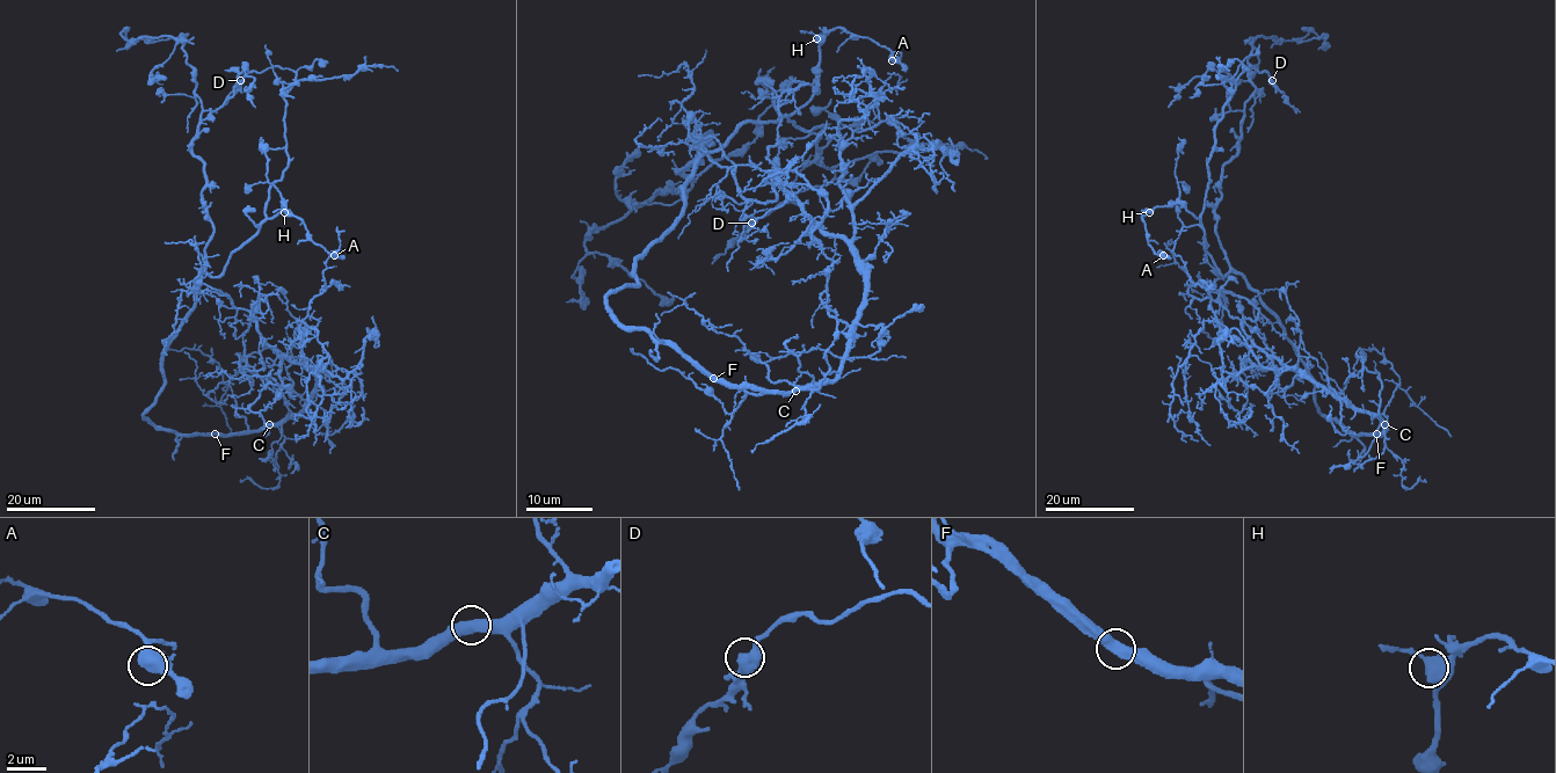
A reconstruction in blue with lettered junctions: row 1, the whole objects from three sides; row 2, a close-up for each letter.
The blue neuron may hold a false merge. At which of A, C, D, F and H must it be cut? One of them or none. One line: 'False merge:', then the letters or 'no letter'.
False merge: no letter

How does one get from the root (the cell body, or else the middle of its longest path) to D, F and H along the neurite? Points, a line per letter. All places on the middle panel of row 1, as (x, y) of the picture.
D: (609, 294), (637, 284), (697, 161), (743, 123), (823, 126), (835, 176), (751, 223)
F: (609, 294), (606, 310), (620, 323), (647, 329), (656, 340), (671, 341), (713, 378)
H: (609, 294), (637, 284), (635, 261), (683, 211), (704, 154), (743, 123), (780, 119), (811, 99), (816, 38)

